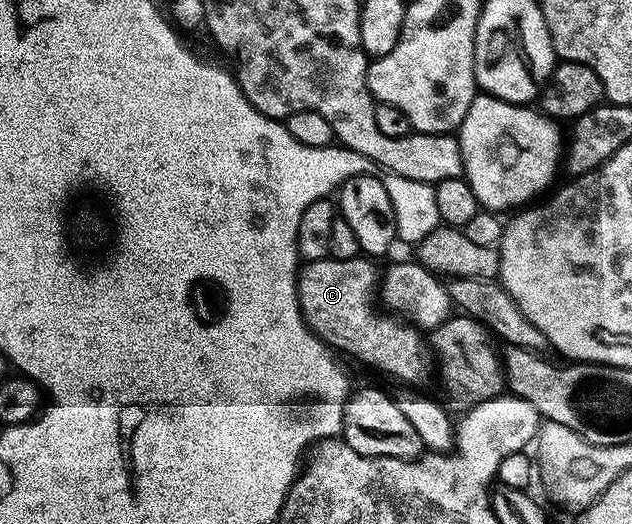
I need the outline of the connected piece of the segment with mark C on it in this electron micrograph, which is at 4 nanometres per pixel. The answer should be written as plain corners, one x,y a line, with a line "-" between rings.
323,259
305,264
298,274
300,310
313,333
333,350
349,353
358,361
365,361
370,368
401,381
404,387
412,387
408,385
418,384
428,369
428,357
424,354
426,341
420,338
419,328
395,316
383,317
376,313
372,296
378,293
378,277
376,281
376,269
371,264
375,265
368,259

